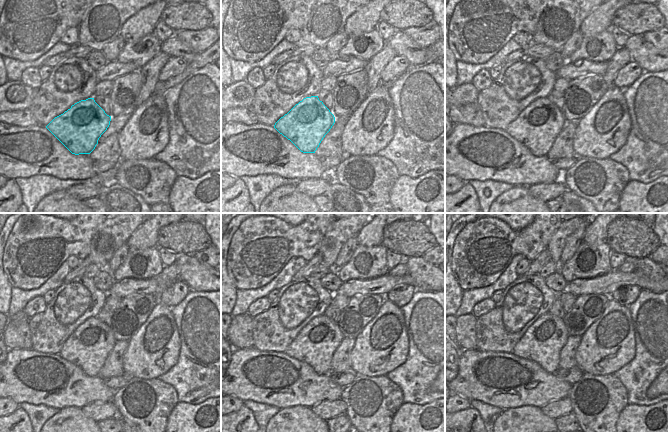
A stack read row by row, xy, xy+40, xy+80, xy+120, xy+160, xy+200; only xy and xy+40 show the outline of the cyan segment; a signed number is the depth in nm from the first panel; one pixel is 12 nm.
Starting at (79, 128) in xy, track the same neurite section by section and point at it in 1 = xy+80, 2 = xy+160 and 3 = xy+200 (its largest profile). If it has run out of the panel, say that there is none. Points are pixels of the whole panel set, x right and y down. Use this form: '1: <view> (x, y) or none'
1: xy+80 (537, 126)
2: xy+160 (316, 343)
3: xy+200 (542, 342)

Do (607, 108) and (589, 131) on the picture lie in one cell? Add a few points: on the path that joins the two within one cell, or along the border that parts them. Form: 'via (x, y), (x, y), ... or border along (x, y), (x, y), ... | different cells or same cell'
via (604, 114), (593, 125) | same cell

